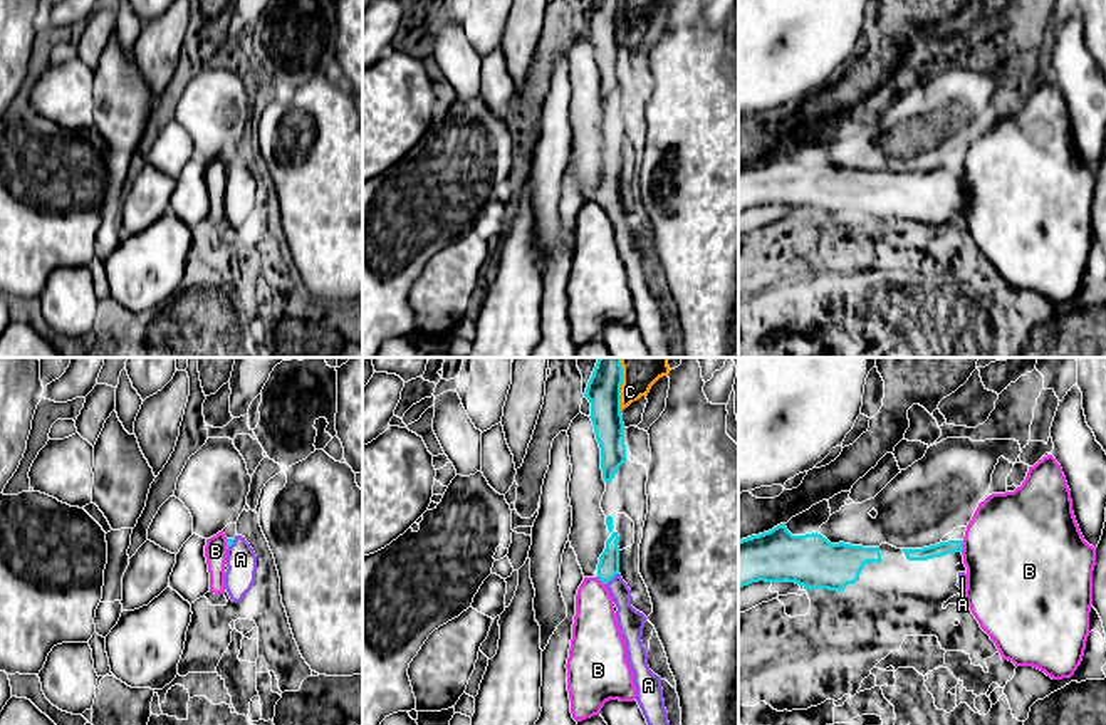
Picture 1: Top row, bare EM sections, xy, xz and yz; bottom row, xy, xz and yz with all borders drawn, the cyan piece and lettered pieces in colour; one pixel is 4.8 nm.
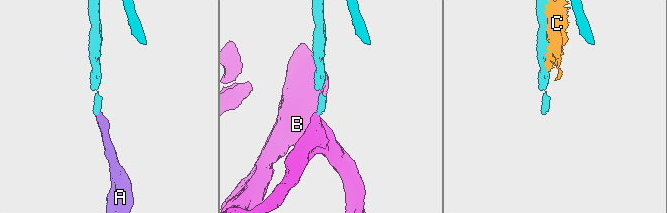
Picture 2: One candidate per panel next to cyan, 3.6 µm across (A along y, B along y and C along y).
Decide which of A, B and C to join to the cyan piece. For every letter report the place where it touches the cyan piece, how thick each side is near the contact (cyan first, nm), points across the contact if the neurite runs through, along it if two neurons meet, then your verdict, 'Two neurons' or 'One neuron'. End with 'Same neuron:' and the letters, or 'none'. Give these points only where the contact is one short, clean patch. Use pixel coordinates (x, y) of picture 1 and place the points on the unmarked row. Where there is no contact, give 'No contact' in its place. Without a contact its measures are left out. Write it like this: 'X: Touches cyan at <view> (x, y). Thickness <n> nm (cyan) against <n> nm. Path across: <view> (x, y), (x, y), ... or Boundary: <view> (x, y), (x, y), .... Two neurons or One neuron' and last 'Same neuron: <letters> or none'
A: Touches cyan at xz (611, 202). Thickness 100 nm (cyan) against 120 nm. Path across: xz (608, 192), (611, 202), (621, 219), (630, 245). One neuron
B: Touches cyan at yz (962, 170). Thickness 70 nm (cyan) against 500 nm. Boundary: yz (964, 165), (960, 175). Two neurons
C: Touches cyan at xz (620, 17). Thickness 160 nm (cyan) against 110 nm. Two neurons
Same neuron: A

